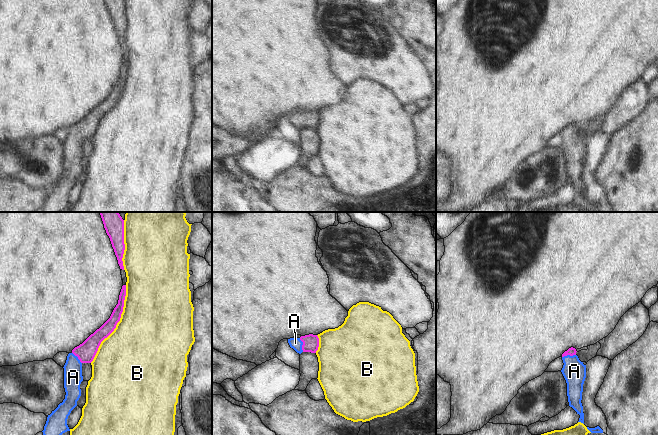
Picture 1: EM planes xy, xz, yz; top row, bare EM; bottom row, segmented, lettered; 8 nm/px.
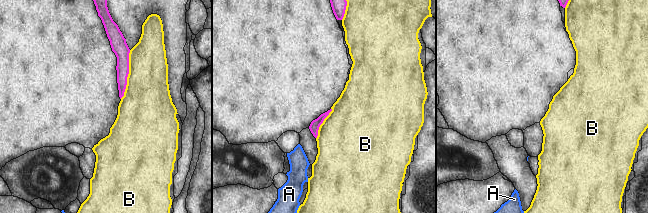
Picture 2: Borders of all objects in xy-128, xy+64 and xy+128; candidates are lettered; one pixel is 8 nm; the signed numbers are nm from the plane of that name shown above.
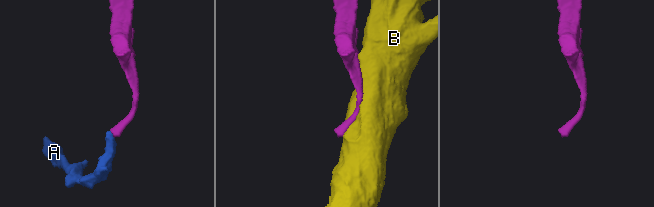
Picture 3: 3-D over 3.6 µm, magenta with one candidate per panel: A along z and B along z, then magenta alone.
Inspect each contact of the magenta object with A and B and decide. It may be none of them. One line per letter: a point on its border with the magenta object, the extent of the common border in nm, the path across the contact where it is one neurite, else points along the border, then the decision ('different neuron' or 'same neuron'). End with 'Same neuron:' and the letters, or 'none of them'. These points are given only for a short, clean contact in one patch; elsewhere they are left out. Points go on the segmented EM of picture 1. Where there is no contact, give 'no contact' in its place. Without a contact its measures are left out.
A: contact xz (302, 345); length 120 nm; way xz (310, 342), (302, 345), (295, 343); same neuron
B: contact xy (116, 324); length 700 nm; different neuron
Same neuron: A

